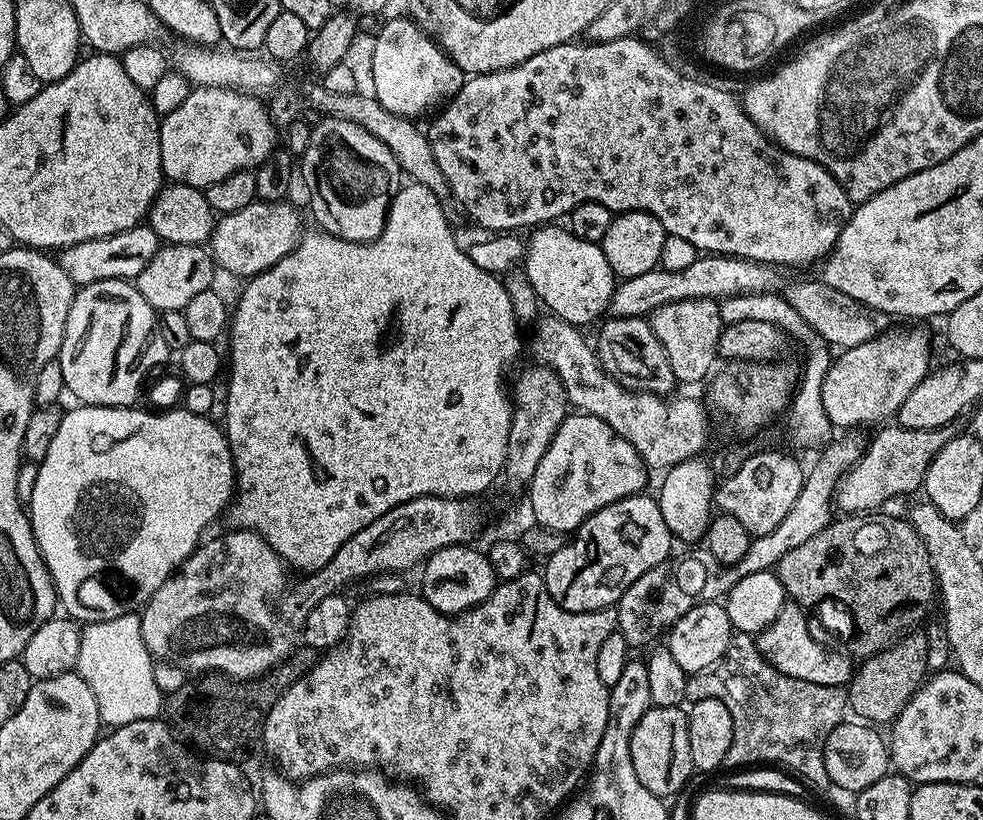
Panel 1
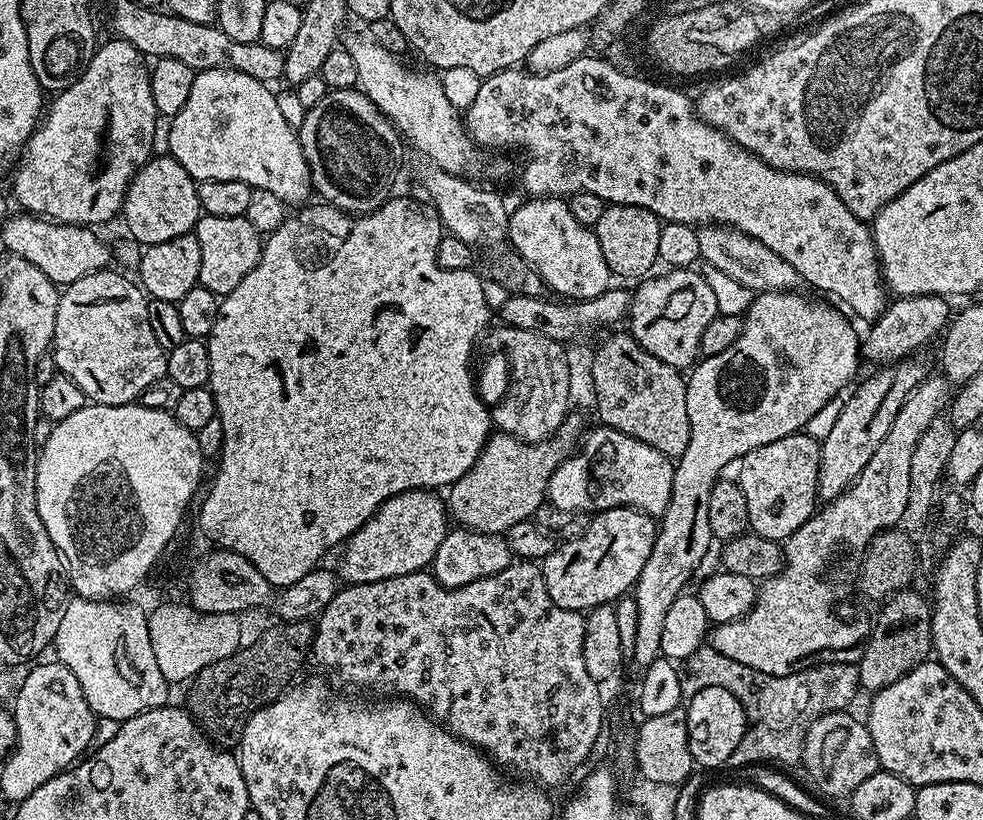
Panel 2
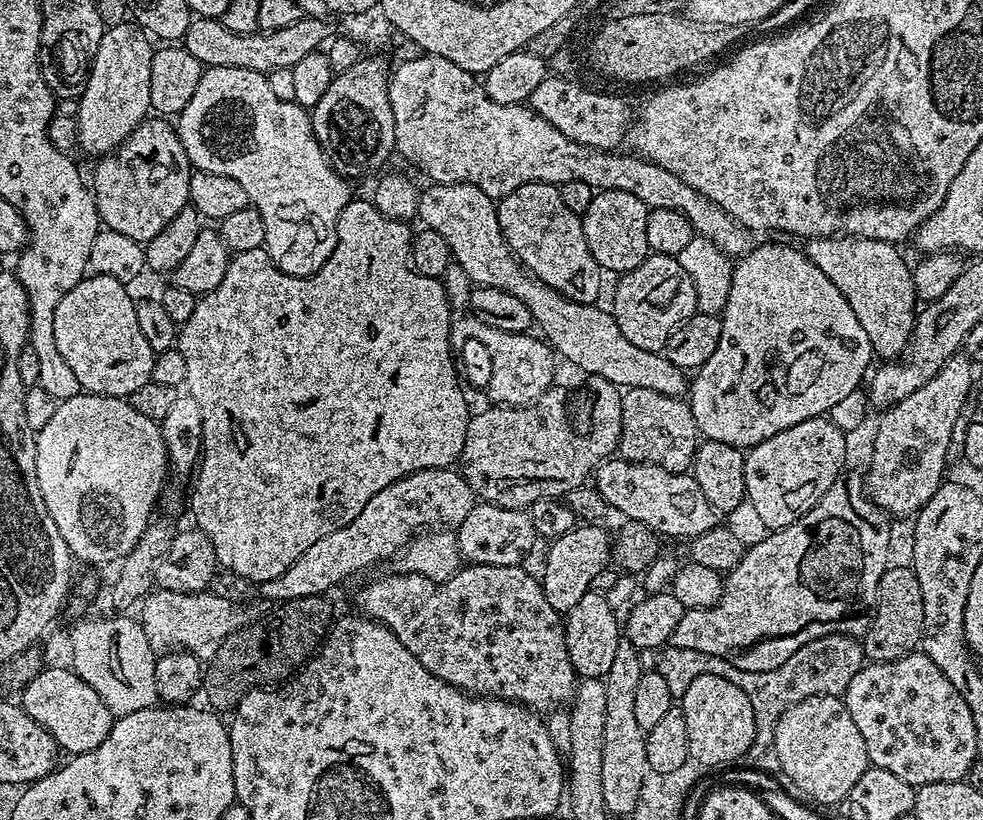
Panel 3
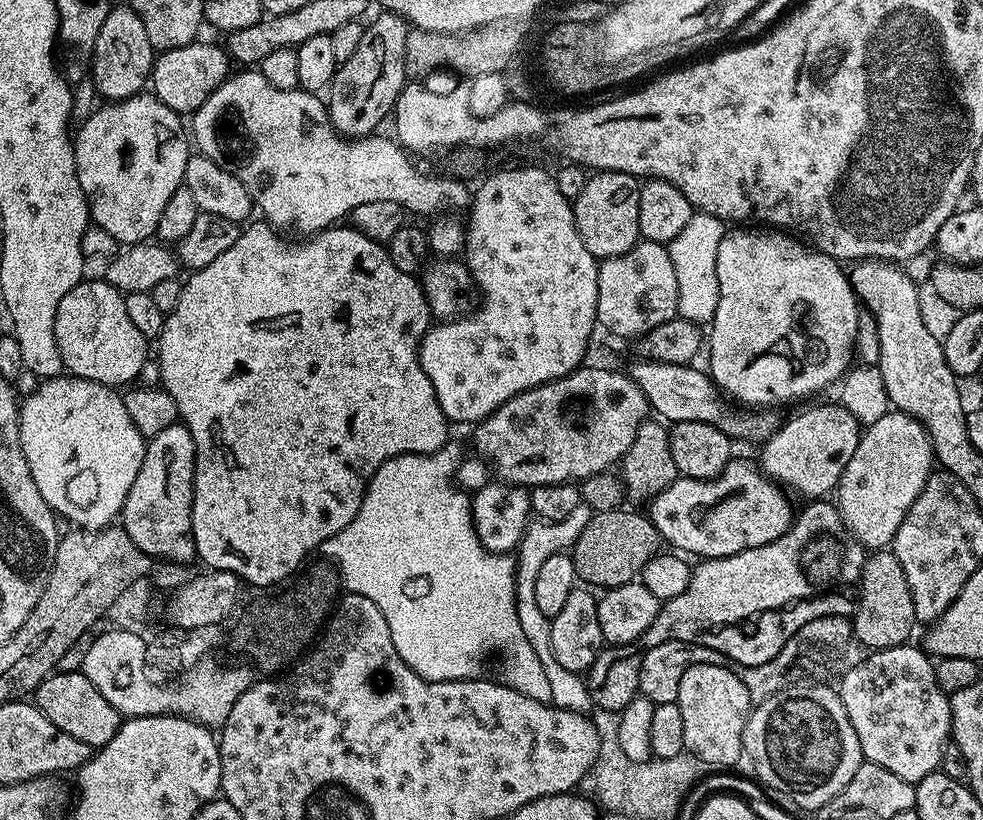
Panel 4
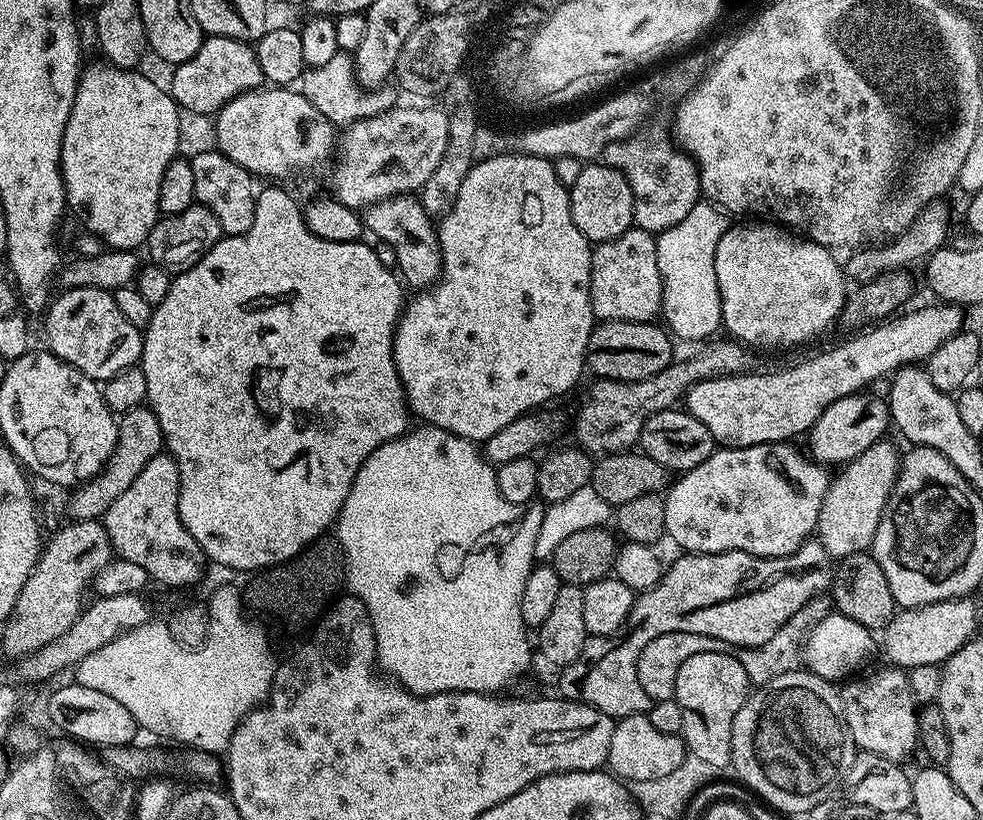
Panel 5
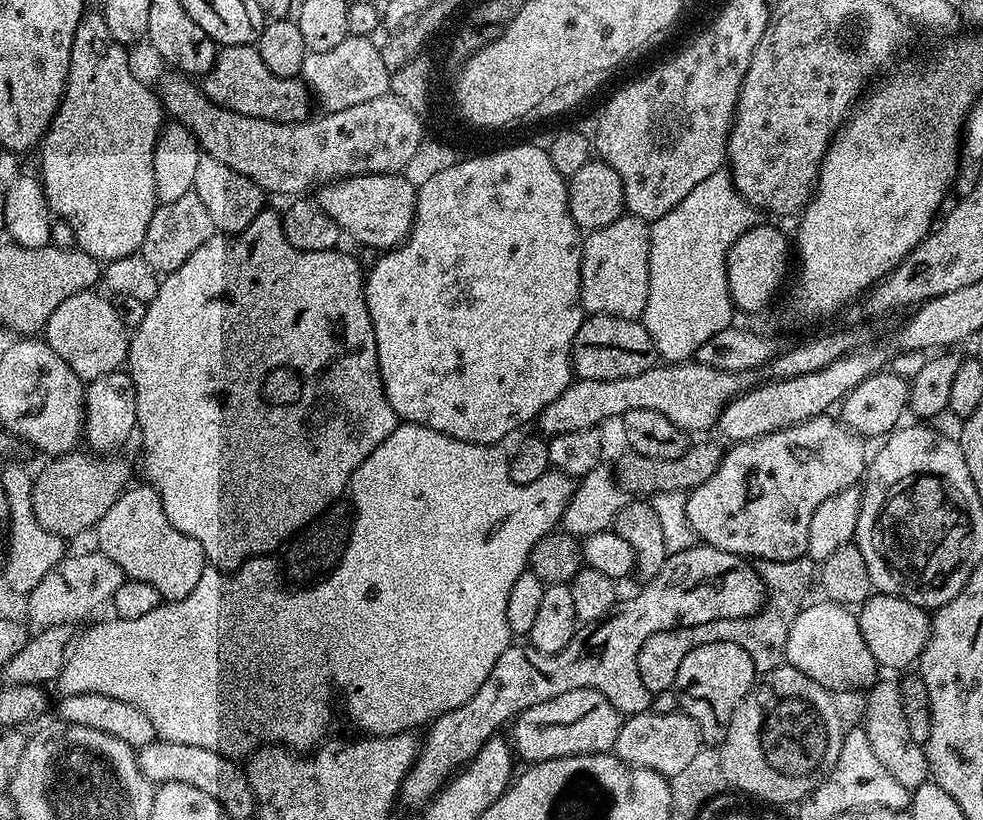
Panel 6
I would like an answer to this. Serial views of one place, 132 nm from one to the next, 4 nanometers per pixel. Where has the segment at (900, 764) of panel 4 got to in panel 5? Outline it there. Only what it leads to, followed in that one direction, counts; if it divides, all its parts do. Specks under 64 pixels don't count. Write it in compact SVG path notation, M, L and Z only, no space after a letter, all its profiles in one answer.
M883 666L869 676L857 675L839 689L846 726L857 749L878 754L887 760L904 762L918 748L920 713L912 693L909 673L895 666Z

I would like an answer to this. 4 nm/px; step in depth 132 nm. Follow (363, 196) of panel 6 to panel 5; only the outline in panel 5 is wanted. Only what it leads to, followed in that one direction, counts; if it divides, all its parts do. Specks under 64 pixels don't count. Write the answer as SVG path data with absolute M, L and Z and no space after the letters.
M415 195L391 196L385 200L379 200L377 204L370 204L367 208L363 209L362 219L365 229L369 233L373 232L376 235L375 239L377 241L388 243L394 248L394 254L397 255L399 275L409 289L427 290L439 280L440 271L442 270L442 250L440 249L438 228L434 223L433 217L428 215L421 201Z

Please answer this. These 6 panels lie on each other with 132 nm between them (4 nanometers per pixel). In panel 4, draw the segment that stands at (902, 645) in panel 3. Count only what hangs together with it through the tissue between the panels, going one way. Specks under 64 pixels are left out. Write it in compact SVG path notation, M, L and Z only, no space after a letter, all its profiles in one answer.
M876 550L864 561L858 585L858 603L851 617L855 639L865 644L865 649L893 648L909 643L913 638L912 627L918 624L914 614L914 598L902 570L902 562L891 550Z

